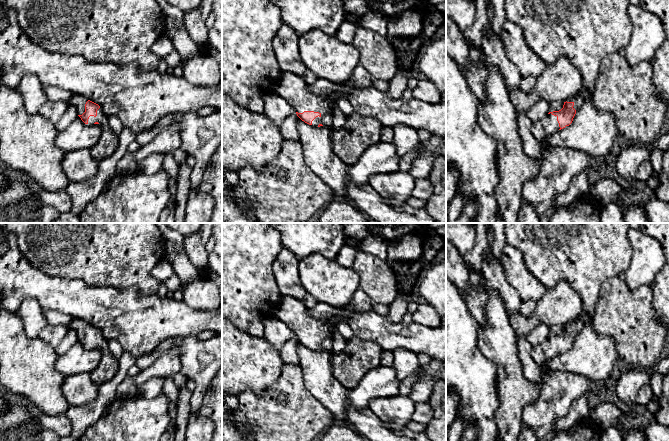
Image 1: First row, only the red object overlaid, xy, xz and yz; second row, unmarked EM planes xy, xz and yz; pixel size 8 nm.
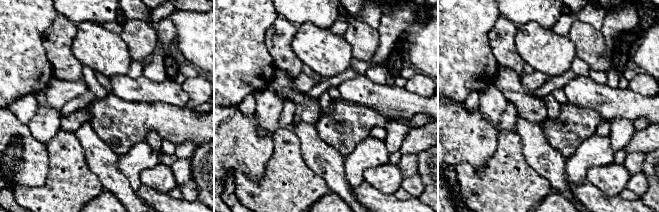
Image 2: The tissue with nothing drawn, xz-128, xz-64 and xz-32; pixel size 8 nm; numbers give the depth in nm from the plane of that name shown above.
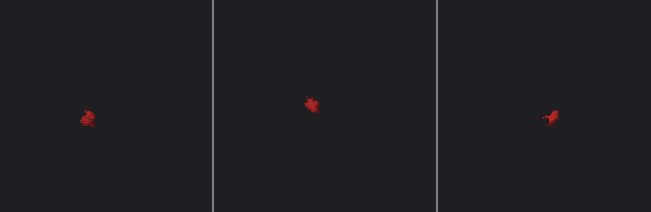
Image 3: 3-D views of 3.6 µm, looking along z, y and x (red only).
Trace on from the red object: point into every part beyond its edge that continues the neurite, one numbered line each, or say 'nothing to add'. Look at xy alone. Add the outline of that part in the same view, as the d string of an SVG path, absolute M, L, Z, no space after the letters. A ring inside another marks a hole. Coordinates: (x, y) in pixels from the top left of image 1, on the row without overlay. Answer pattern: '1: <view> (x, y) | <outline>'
1: xy (78, 325) | M73 318L68 329L73 329L76 332L77 338L82 339L85 336L85 328L88 325L84 320Z
2: xy (108, 366) | M102 333L97 334L97 340L90 340L88 348L92 349L95 346L99 347L101 351L101 360L98 367L90 373L92 381L96 385L101 385L114 377L119 370L118 360L110 353L108 348L108 341L103 337Z

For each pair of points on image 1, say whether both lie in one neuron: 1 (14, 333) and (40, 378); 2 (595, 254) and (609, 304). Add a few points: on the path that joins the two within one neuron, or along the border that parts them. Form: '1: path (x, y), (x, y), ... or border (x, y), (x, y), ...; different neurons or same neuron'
1: path (14, 344), (14, 352), (29, 367); same neuron
2: border (618, 275), (608, 278), (603, 283), (597, 305); different neurons

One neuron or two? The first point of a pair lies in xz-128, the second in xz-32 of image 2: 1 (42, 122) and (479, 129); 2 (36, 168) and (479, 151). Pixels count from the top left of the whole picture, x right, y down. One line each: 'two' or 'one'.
1: two
2: one

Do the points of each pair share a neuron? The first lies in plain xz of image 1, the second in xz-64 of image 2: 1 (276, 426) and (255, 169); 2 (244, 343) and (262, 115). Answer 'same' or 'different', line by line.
1: different
2: different

